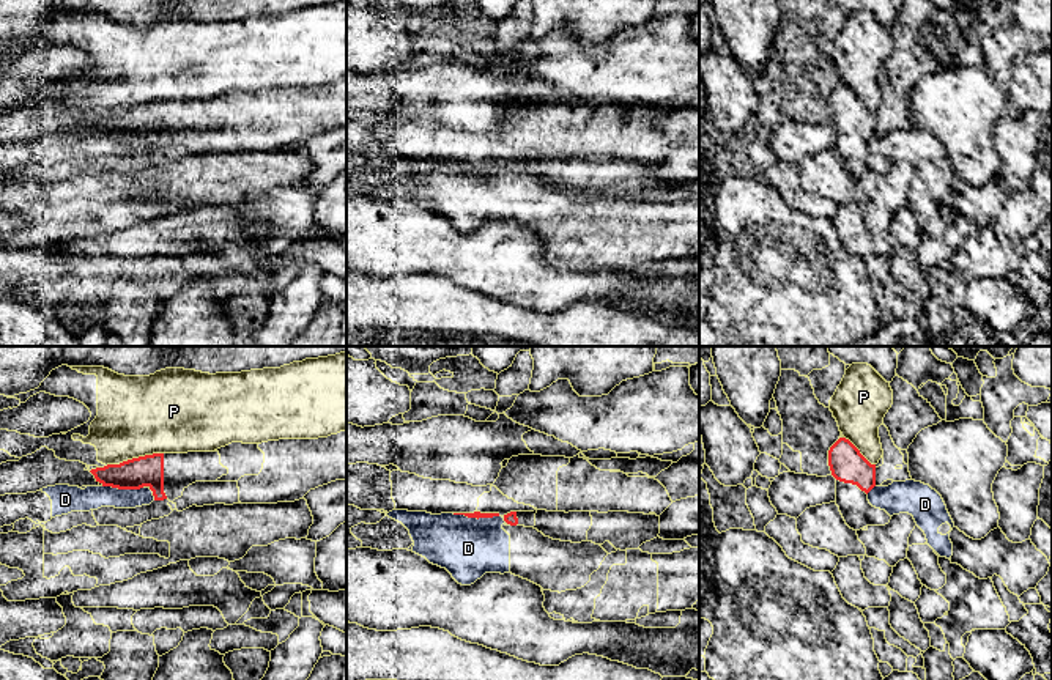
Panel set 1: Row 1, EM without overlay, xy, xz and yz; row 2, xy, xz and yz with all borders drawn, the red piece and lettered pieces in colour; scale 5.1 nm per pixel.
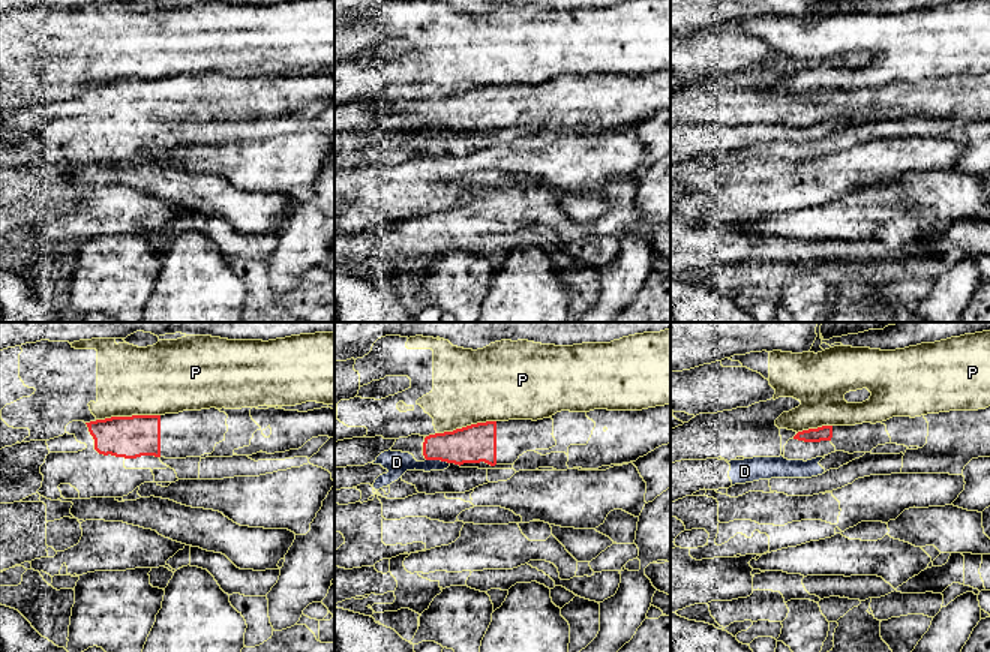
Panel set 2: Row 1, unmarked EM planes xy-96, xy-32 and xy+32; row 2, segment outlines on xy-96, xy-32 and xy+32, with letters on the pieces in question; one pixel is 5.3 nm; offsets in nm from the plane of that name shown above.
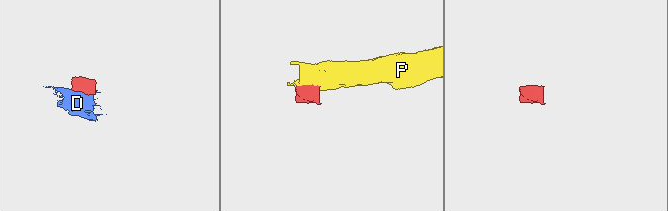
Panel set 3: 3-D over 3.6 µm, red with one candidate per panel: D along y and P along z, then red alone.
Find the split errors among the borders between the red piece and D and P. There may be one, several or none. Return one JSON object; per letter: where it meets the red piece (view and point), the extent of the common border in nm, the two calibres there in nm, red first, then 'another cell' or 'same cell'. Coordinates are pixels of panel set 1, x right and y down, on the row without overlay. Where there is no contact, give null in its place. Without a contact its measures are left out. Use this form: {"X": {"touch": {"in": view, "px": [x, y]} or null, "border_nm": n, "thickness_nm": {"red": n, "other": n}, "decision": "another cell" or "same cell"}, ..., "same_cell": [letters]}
{"D": {"touch": {"in": "xz", "px": [476, 164]}, "border_nm": 240, "thickness_nm": {"red": 40, "other": 320}, "decision": "another cell"}, "P": {"touch": {"in": "xy", "px": [134, 106]}, "border_nm": 300, "thickness_nm": {"red": 160, "other": 400}, "decision": "another cell"}, "same_cell": []}

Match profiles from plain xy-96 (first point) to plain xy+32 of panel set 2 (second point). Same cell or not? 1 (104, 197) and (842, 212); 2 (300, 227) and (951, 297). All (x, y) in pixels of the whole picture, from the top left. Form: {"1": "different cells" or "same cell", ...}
{"1": "same cell", "2": "same cell"}

